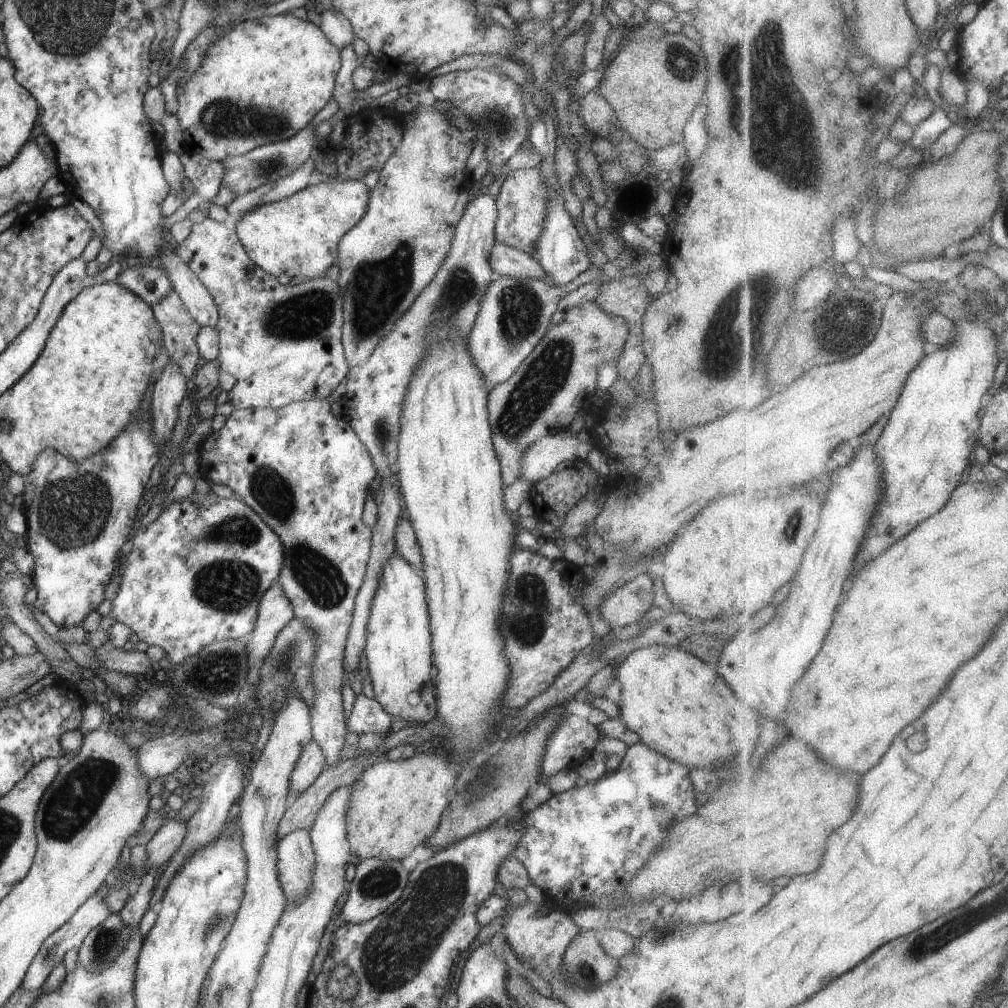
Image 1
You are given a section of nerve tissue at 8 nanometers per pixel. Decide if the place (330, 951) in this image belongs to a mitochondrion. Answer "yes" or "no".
no

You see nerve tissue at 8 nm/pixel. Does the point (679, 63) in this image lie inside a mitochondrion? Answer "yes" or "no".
yes

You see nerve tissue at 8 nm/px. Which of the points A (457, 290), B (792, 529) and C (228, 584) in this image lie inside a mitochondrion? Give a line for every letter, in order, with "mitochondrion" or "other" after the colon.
A: mitochondrion
B: mitochondrion
C: mitochondrion

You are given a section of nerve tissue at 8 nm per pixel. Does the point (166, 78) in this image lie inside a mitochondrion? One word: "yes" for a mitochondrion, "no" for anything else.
no

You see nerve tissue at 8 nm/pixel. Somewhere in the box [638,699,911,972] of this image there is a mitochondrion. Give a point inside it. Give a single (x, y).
(658, 938)

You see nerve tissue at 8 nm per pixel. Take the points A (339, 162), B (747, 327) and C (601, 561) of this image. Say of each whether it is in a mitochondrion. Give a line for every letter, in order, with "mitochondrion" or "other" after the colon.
A: other
B: mitochondrion
C: other

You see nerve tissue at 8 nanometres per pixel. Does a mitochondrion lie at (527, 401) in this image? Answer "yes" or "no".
yes

